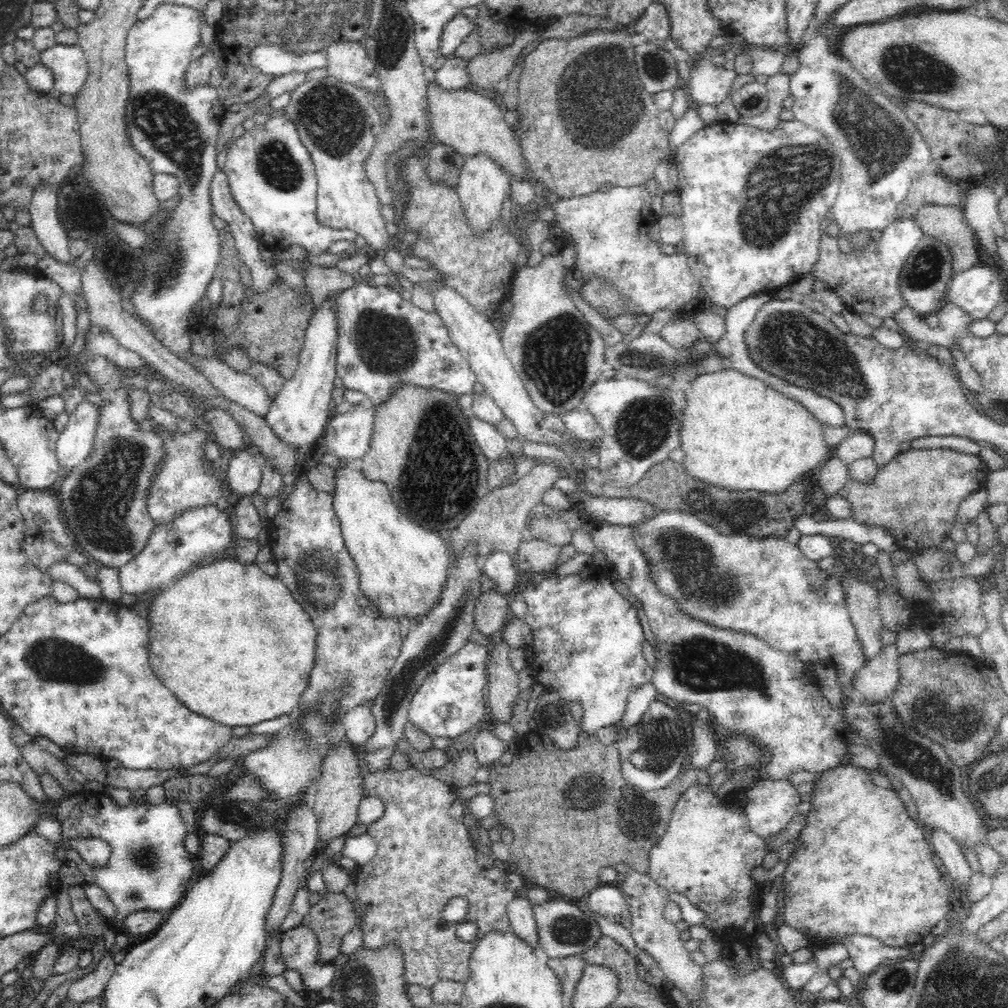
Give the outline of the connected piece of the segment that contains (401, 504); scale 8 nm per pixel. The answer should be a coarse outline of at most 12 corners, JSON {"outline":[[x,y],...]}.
{"outline":[[455,393],[375,406],[364,476],[454,530],[490,492]]}

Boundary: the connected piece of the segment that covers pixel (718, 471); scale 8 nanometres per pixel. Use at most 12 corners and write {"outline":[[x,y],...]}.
{"outline":[[734,369],[685,387],[690,476],[785,492],[834,454],[802,403]]}

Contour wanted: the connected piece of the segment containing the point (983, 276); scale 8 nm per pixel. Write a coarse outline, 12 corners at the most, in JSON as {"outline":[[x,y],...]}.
{"outline":[[999,268],[953,273],[946,300],[974,321],[1005,298]]}

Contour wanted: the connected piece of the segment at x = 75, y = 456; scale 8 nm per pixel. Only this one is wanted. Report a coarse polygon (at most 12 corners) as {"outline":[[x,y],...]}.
{"outline":[[84,401],[59,432],[56,458],[63,473],[89,454],[98,411]]}

